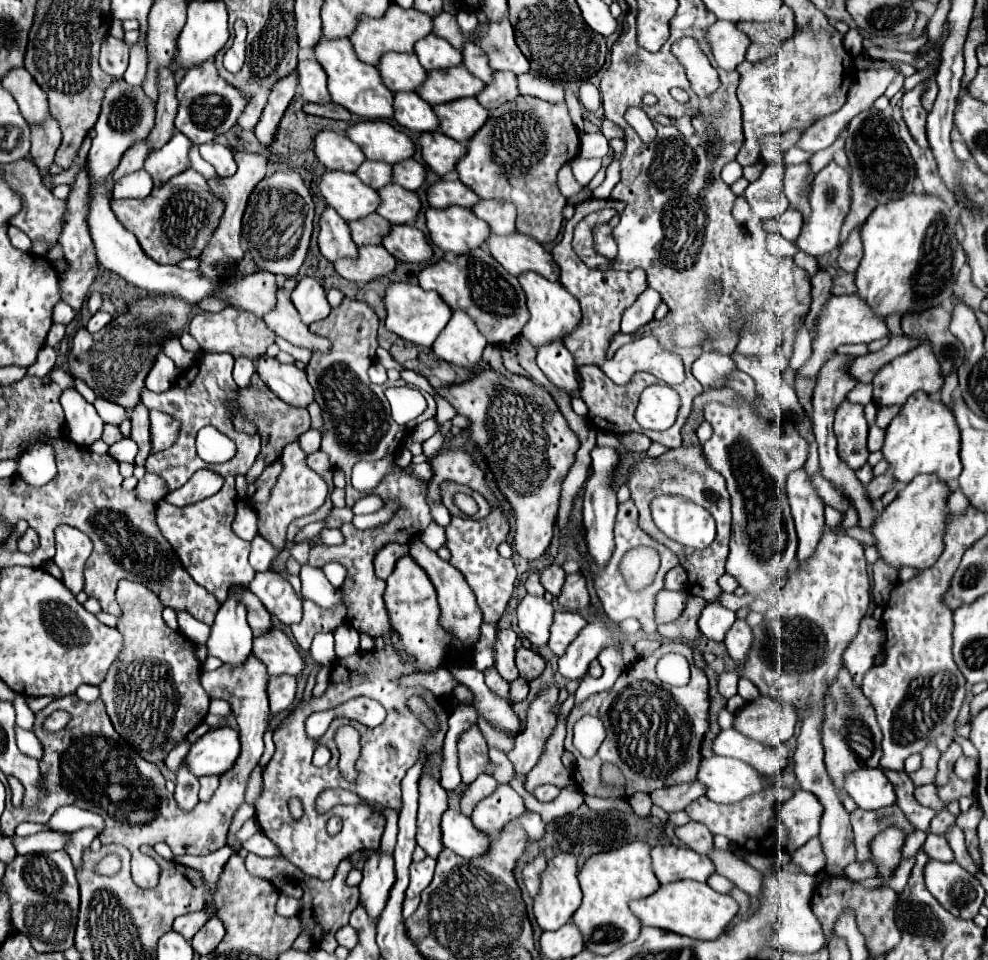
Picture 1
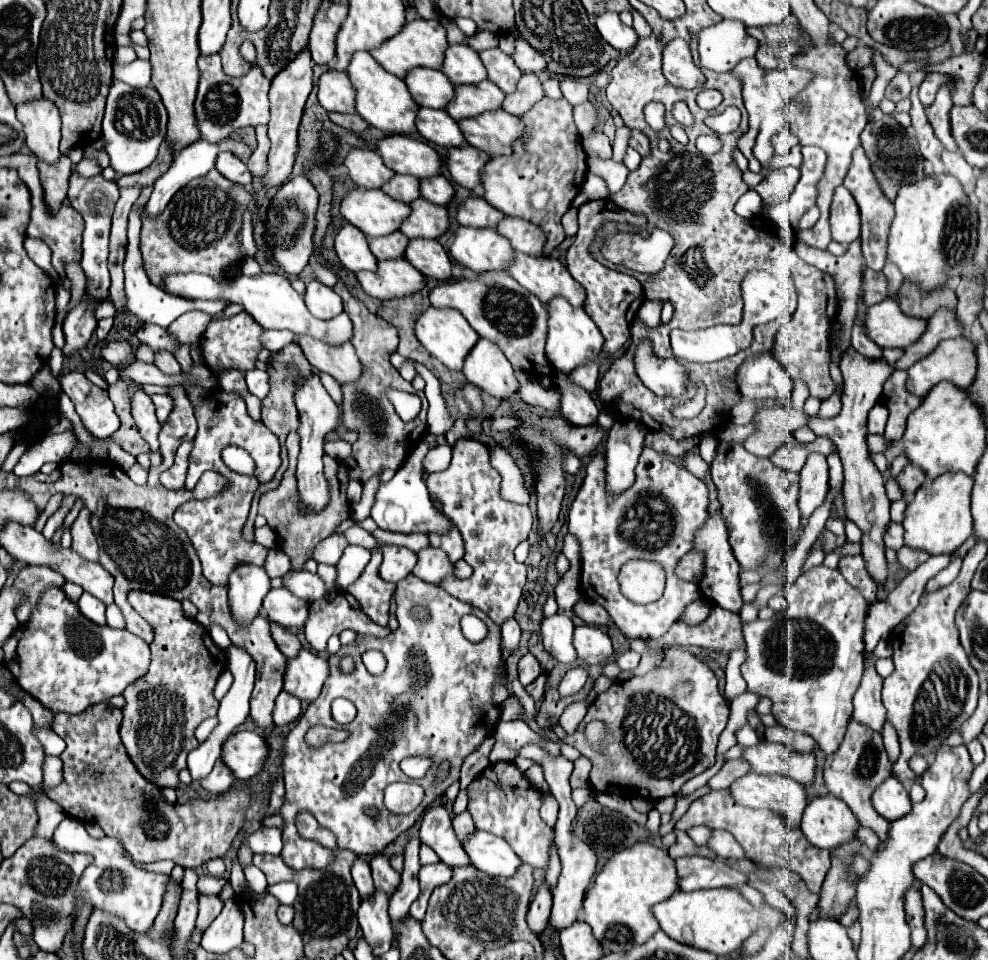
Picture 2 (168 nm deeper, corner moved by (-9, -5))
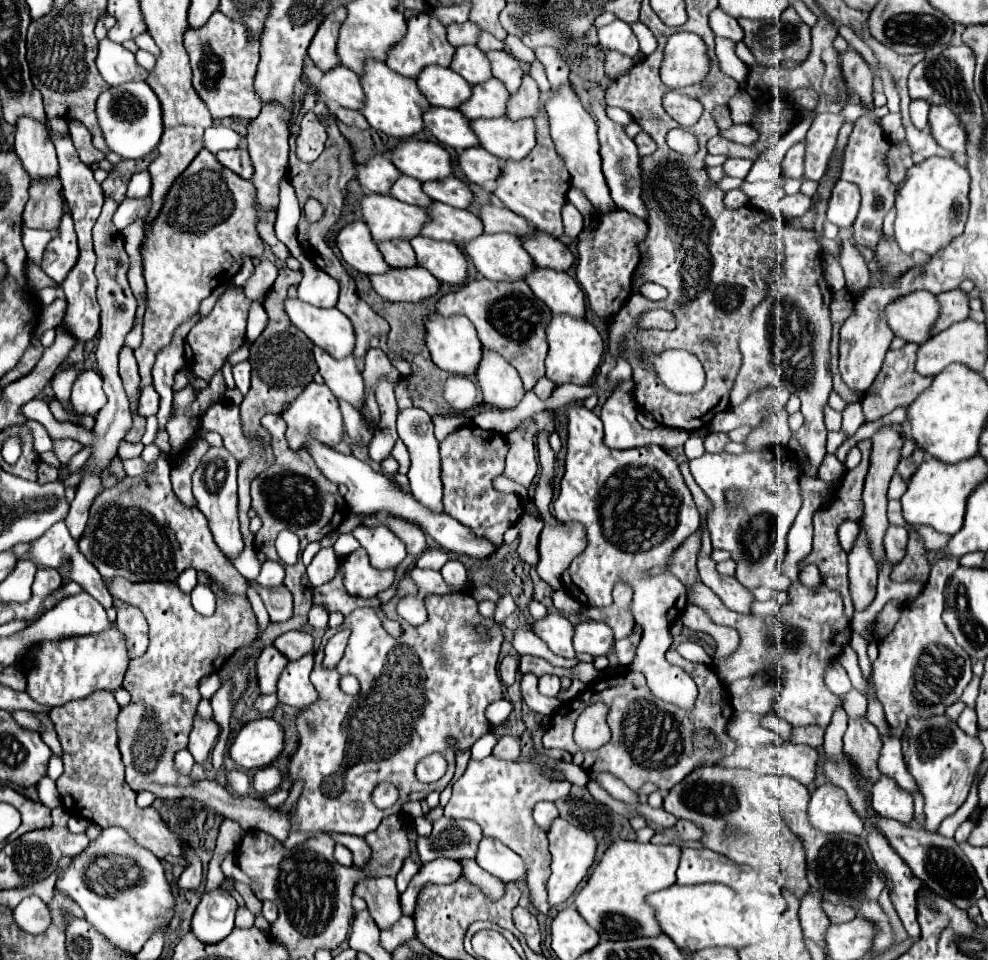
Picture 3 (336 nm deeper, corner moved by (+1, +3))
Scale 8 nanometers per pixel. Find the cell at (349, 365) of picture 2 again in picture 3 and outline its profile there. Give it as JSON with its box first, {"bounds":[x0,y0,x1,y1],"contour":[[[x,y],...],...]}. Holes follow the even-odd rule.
{"bounds":[313,348,365,414],"contour":[[[321,348],[313,350],[319,374],[323,376],[325,384],[331,388],[333,396],[337,400],[349,402],[357,412],[365,414],[365,396],[363,396],[363,376],[355,364],[355,358],[349,356],[345,360],[333,360],[327,352]]]}

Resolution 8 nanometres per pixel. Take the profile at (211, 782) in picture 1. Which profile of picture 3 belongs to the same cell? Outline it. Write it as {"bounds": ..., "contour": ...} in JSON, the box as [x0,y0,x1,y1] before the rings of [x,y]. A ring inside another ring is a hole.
{"bounds":[187,714,219,764],"contour":[[[199,714],[193,716],[193,730],[189,736],[187,750],[193,754],[197,764],[203,764],[209,758],[217,742],[217,736],[219,736],[219,726],[215,720],[203,720]]]}

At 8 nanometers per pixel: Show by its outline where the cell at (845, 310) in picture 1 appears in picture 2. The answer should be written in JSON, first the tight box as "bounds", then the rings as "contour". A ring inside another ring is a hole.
{"bounds":[863,298,925,348],"contour":[[[889,298],[869,306],[863,318],[867,338],[881,348],[905,348],[923,334],[925,326],[923,320],[903,316],[899,304]]]}

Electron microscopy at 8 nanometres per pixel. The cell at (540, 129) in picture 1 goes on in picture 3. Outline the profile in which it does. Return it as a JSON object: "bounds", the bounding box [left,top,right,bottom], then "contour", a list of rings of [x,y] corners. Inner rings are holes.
{"bounds":[493,108,571,238],"contour":[[[541,108],[539,116],[535,116],[535,124],[537,124],[537,146],[521,162],[513,162],[513,160],[503,162],[501,178],[497,180],[493,194],[497,198],[501,198],[509,210],[513,210],[515,214],[529,220],[529,224],[533,224],[533,228],[537,228],[553,238],[559,238],[563,234],[561,208],[565,204],[565,194],[571,186],[569,174],[565,172],[565,166],[561,166],[561,158],[557,158],[555,144],[549,136],[549,122],[545,116],[545,108]]]}

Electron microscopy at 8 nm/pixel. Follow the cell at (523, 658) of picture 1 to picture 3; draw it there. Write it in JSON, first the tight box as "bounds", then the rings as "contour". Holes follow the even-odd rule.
{"bounds":[499,656,519,686],"contour":[[[505,656],[499,664],[499,676],[501,676],[501,682],[505,686],[511,686],[515,682],[515,672],[517,672],[517,666],[519,666],[519,660],[515,656]]]}

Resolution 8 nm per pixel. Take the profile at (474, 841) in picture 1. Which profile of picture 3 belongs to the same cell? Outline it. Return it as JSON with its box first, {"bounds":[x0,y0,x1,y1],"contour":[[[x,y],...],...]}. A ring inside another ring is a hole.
{"bounds":[477,838,527,884],"contour":[[[483,838],[477,852],[477,864],[505,884],[521,882],[527,878],[525,860],[511,848],[493,838]]]}

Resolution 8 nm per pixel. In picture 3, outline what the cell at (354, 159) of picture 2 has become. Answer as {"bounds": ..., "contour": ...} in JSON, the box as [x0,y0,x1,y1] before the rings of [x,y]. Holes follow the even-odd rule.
{"bounds":[357,156,401,194],"contour":[[[373,156],[357,168],[357,180],[367,192],[391,194],[391,186],[401,178],[401,172],[385,156]]]}

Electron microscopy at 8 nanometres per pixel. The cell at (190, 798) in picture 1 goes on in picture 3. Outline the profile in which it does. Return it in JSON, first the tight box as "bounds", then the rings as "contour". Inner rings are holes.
{"bounds":[175,750,195,774],"contour":[[[179,750],[177,754],[175,754],[175,770],[179,772],[179,774],[189,774],[191,772],[191,768],[193,768],[193,764],[195,764],[195,760],[193,760],[193,756],[189,754],[189,750]]]}

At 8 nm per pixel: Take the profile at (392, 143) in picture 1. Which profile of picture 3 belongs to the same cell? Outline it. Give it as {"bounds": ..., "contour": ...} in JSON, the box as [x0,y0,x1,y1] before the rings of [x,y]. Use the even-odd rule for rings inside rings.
{"bounds":[391,138,453,182],"contour":[[[409,138],[393,150],[391,160],[401,170],[401,174],[421,182],[443,180],[453,174],[449,152],[435,142]]]}

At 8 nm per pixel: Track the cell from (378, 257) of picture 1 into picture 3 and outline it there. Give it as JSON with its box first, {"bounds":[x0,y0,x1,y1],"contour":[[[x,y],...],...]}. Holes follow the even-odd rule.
{"bounds":[371,266,441,302],"contour":[[[417,266],[417,268],[401,268],[401,270],[391,268],[387,274],[371,276],[371,284],[373,284],[375,292],[379,296],[383,296],[385,300],[389,300],[389,302],[423,302],[425,298],[431,298],[433,294],[437,294],[439,288],[441,288],[441,282],[421,266]]]}

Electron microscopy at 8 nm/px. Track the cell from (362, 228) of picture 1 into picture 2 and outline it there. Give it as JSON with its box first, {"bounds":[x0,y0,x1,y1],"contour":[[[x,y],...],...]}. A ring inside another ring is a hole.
{"bounds":[369,230,409,260],"contour":[[[397,230],[397,232],[391,232],[387,236],[371,238],[369,240],[369,248],[371,248],[371,252],[379,260],[385,260],[385,258],[403,258],[407,242],[409,242],[409,238],[403,232]]]}

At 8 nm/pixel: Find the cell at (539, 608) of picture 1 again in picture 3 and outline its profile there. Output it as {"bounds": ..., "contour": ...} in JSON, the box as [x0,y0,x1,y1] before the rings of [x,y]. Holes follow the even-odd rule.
{"bounds":[533,614,575,658],"contour":[[[549,614],[543,620],[537,620],[533,624],[533,632],[551,648],[551,652],[563,656],[563,658],[573,658],[573,636],[575,636],[575,626],[561,614]]]}

